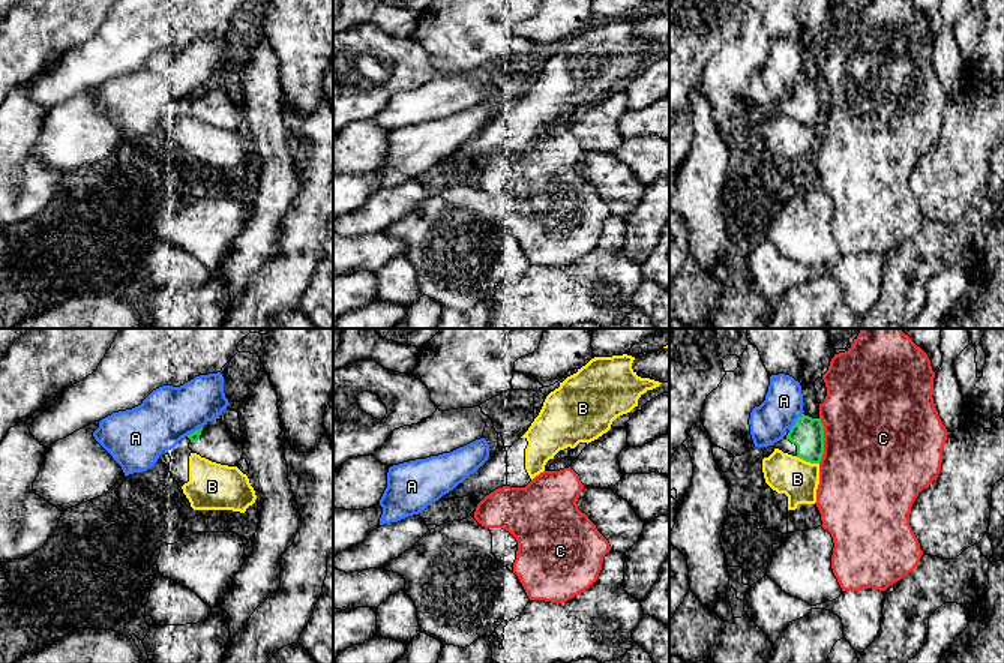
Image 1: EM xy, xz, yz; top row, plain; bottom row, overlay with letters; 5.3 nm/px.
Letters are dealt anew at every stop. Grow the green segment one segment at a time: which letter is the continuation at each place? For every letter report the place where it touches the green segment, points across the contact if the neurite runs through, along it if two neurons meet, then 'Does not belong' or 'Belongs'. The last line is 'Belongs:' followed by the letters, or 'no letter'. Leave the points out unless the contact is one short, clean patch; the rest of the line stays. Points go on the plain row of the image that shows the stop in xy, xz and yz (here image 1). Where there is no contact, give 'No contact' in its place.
A: Touches green at yz (796, 86). Does not belong
B: Touches green at yz (808, 125). Does not belong
C: Touches green at yz (823, 104). Does not belong
Belongs: no letter

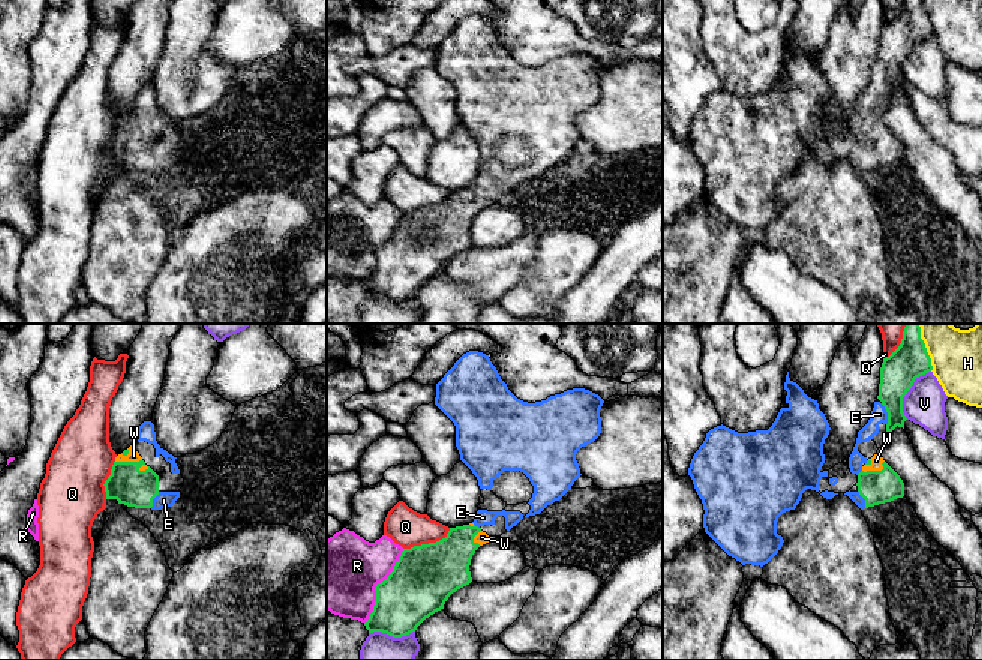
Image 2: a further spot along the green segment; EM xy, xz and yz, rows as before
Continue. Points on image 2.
E: Touches green at yz (888, 78). Belongs
H: Touches green at yz (927, 18). Does not belong
Q: Touches green at xz (429, 207). Does not belong
R: Touches green at xz (377, 249). Does not belong
V: Touches green at yz (907, 54). Does not belong
W: Touches green at yz (876, 135). Belongs
Belongs: E, W

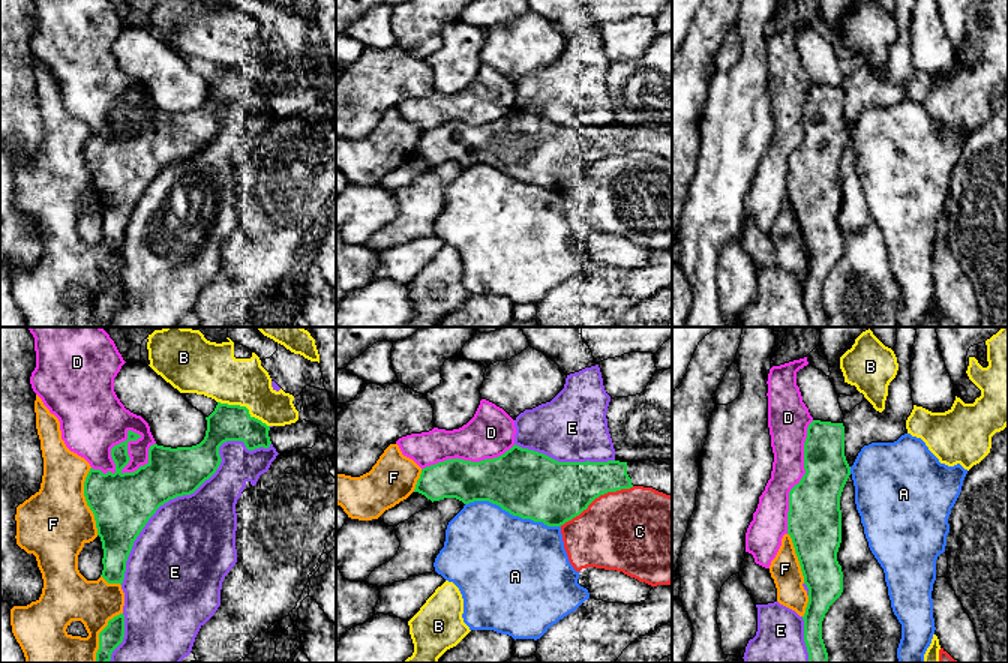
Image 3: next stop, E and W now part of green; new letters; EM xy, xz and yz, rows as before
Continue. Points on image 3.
A: Touches green at xz (513, 179). Does not belong
B: Touches green at xy (245, 71). Does not belong
C: Touches green at xz (596, 161). Does not belong
D: Touches green at xy (126, 111). Does not belong
E: Touches green at xy (188, 158). Does not belong
F: Touches green at xy (86, 164). Does not belong
Belongs: no letter

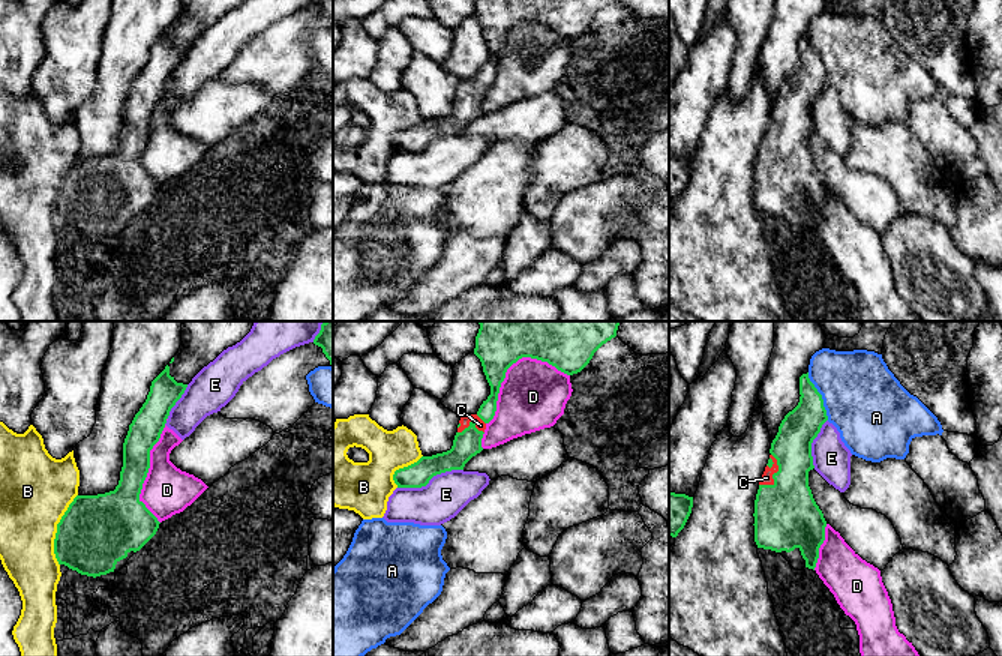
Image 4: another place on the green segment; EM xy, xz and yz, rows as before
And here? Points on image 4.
A: Touches green at yz (821, 60). Does not belong
B: Touches green at xy (57, 194). Does not belong
C: Touches green at yz (773, 138). Belongs
D: Touches green at xz (510, 29). Does not belong
E: Touches green at xz (429, 143). Does not belong
Belongs: C

